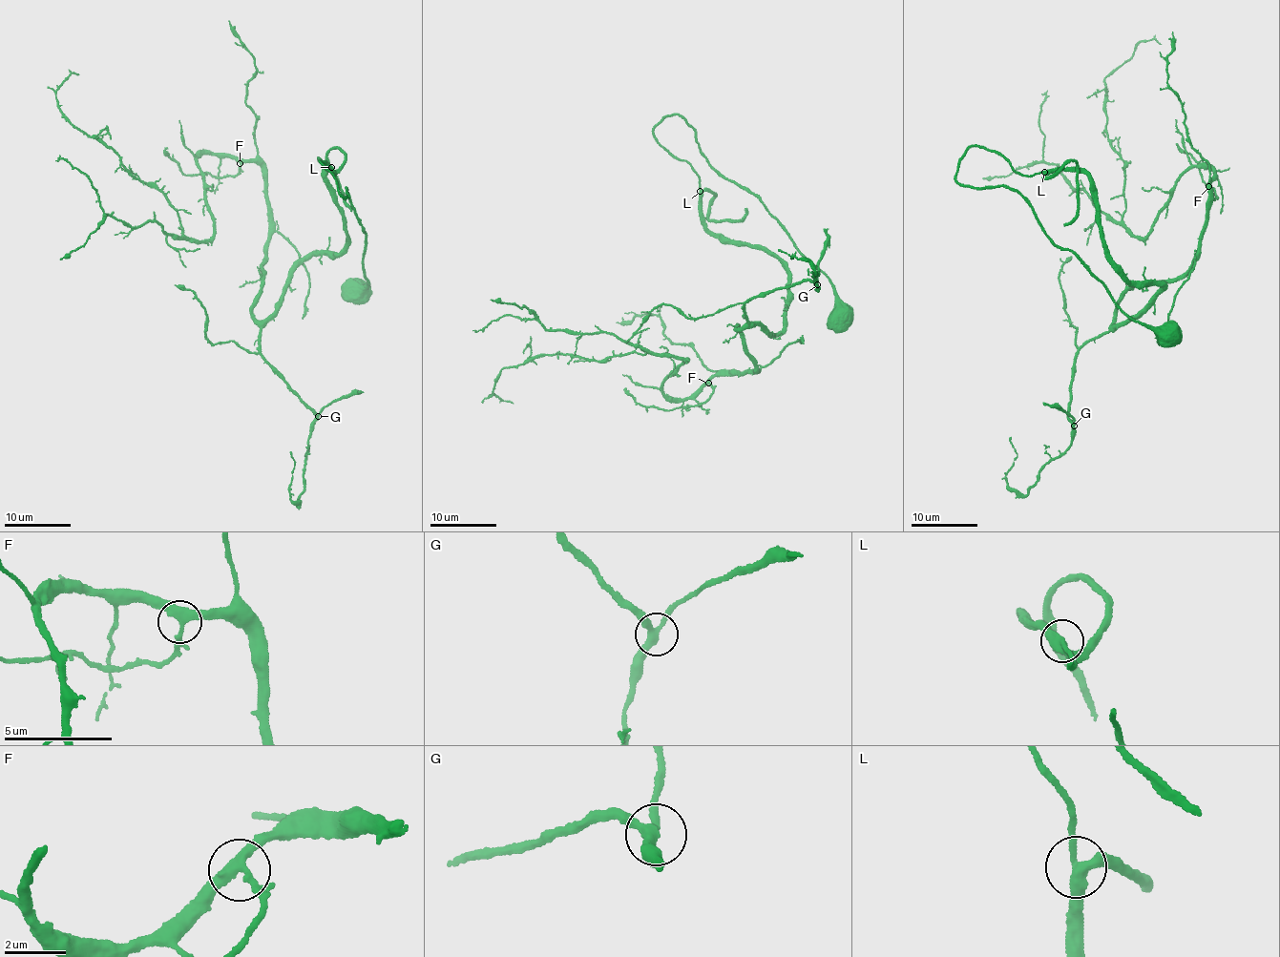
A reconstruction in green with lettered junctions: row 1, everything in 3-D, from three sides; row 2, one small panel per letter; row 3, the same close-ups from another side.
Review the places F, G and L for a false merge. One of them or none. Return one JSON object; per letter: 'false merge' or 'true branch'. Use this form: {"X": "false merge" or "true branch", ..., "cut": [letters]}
{"F": "true branch", "G": "true branch", "L": "true branch", "cut": []}

